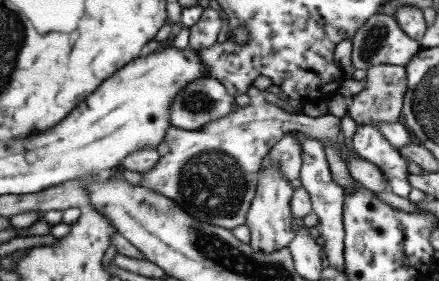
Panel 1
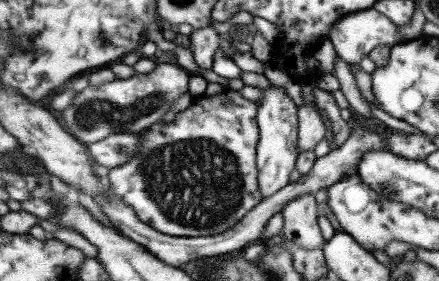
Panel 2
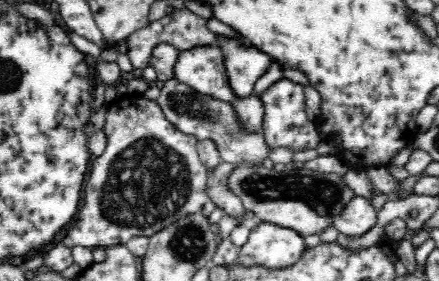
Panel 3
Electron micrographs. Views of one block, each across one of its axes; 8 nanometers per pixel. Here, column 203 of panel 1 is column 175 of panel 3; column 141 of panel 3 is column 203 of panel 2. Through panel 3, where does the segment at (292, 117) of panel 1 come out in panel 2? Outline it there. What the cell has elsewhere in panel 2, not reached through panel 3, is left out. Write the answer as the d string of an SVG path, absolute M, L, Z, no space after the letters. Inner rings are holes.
M235 94L233 114L229 110L215 110L209 96L195 96L187 110L179 112L173 122L157 122L141 132L141 146L135 156L125 164L109 170L105 182L111 192L131 204L139 218L149 226L183 238L219 236L239 222L243 222L263 200L259 178L259 106Z

